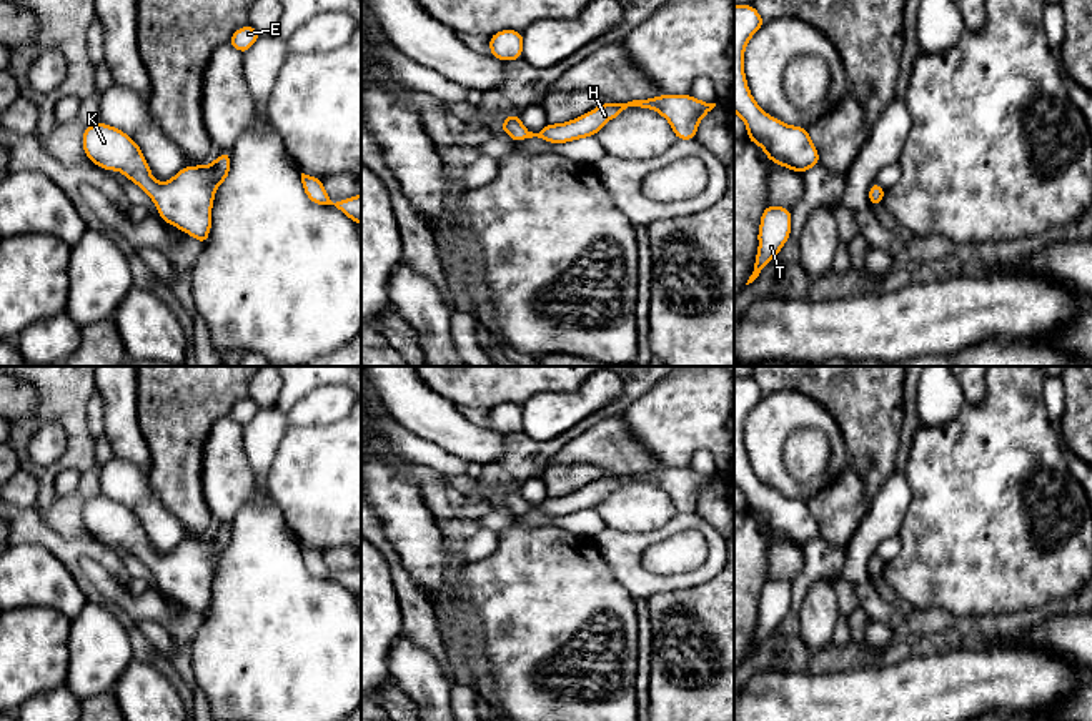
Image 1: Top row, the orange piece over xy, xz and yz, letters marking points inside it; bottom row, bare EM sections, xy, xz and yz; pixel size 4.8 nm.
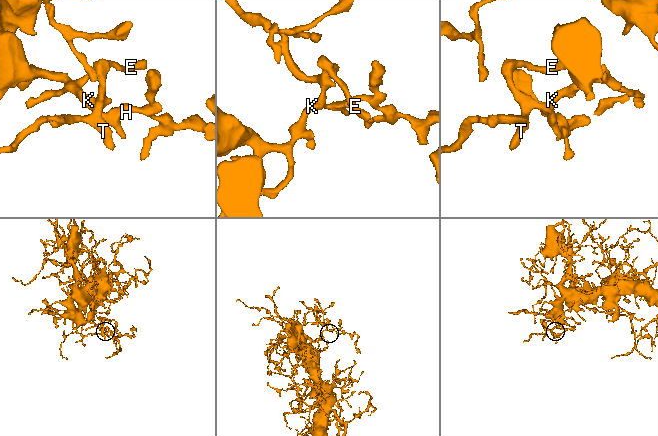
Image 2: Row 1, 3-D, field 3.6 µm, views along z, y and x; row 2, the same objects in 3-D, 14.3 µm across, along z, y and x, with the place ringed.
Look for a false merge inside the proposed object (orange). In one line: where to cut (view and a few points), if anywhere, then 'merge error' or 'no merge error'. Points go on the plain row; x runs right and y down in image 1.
no cut; no merge error

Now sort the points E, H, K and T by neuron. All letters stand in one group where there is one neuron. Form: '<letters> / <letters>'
E H K T

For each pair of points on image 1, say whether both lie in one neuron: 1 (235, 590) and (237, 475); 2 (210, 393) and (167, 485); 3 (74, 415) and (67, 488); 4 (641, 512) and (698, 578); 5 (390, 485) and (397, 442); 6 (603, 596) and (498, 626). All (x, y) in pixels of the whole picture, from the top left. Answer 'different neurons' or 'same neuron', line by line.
1: different neurons
2: same neuron
3: different neurons
4: different neurons
5: different neurons
6: same neuron

